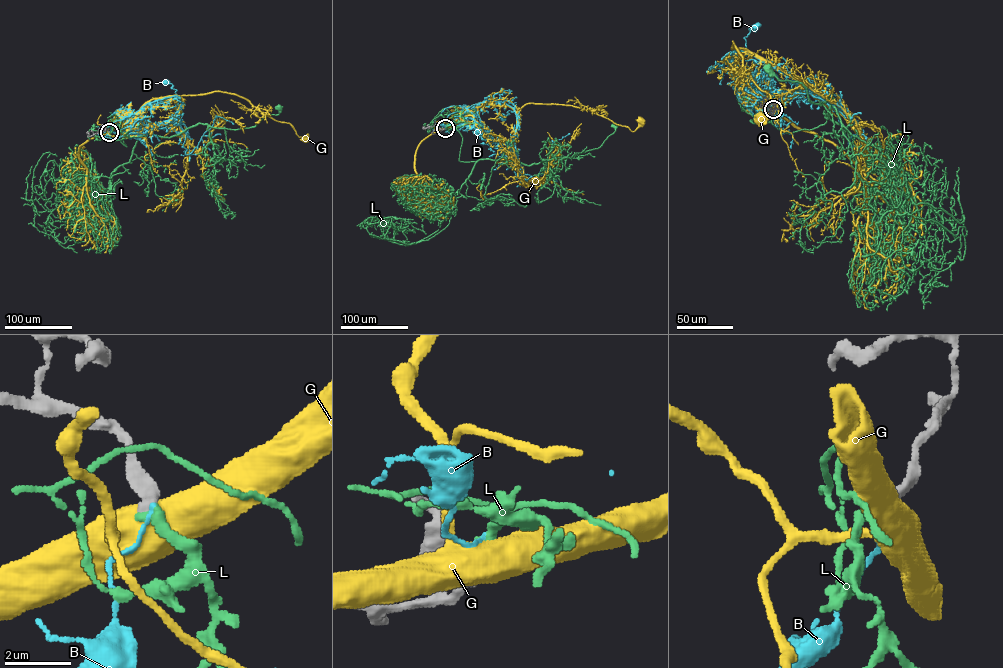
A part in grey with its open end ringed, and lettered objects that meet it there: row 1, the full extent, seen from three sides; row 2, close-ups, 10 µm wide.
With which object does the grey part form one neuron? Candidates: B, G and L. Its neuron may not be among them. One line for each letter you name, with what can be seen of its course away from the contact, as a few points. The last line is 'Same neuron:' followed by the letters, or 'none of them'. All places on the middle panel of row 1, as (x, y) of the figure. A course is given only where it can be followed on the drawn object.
L: via (445, 128), (456, 127), (462, 138), (460, 161), (491, 159), (531, 165), (598, 148), (614, 132), (614, 126)
Same neuron: L

